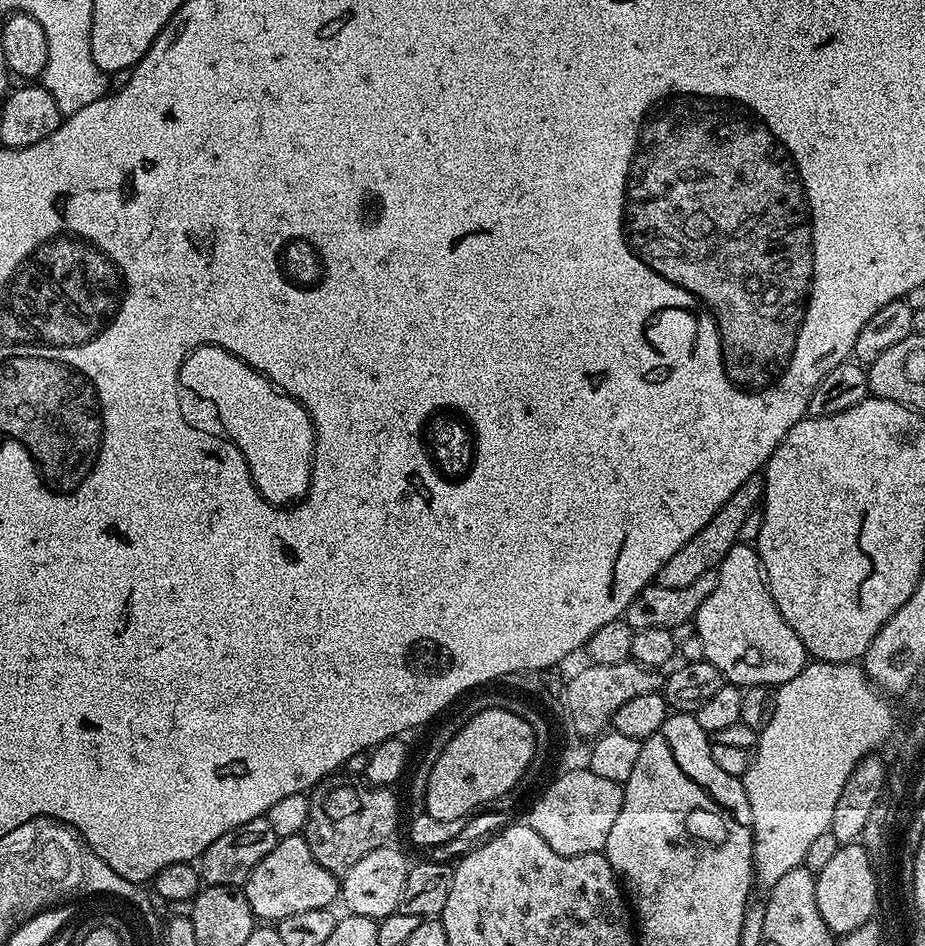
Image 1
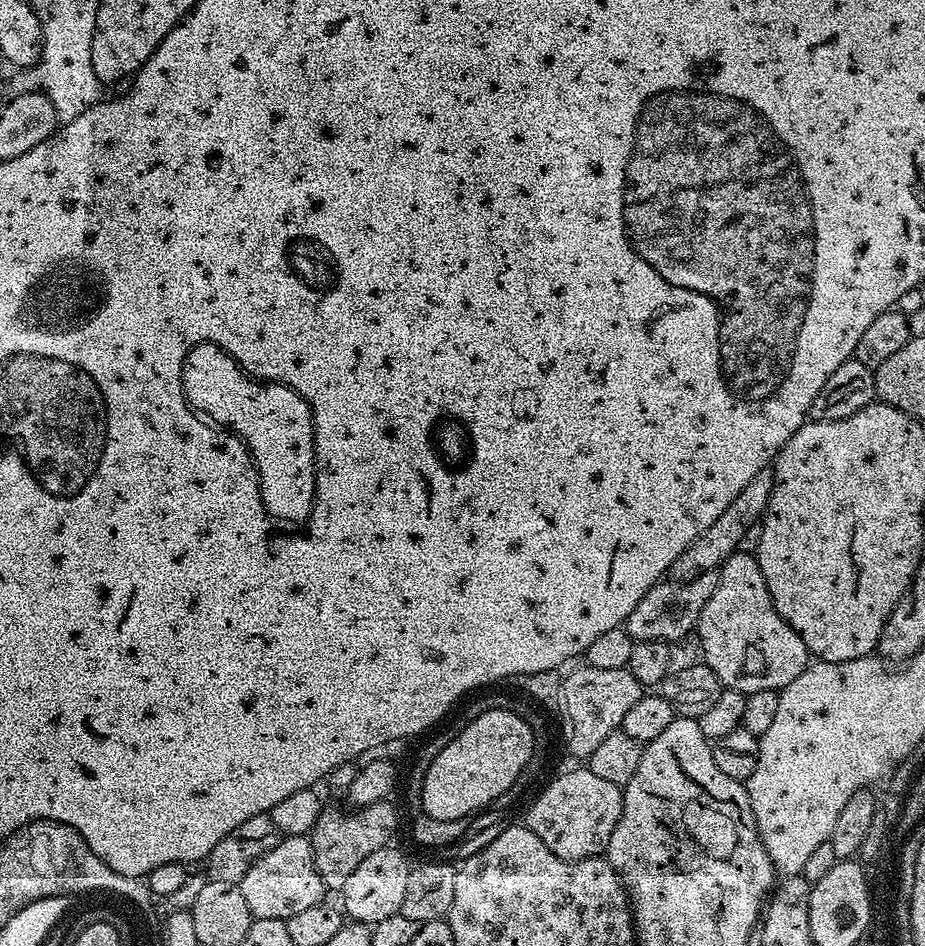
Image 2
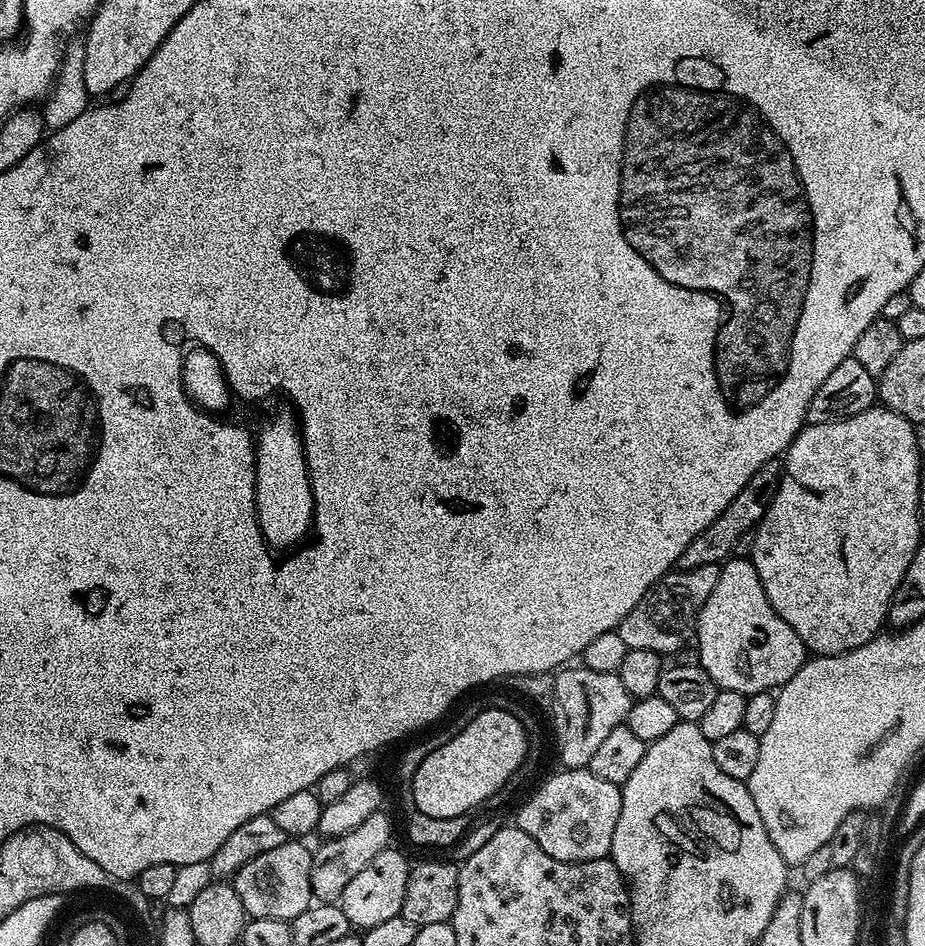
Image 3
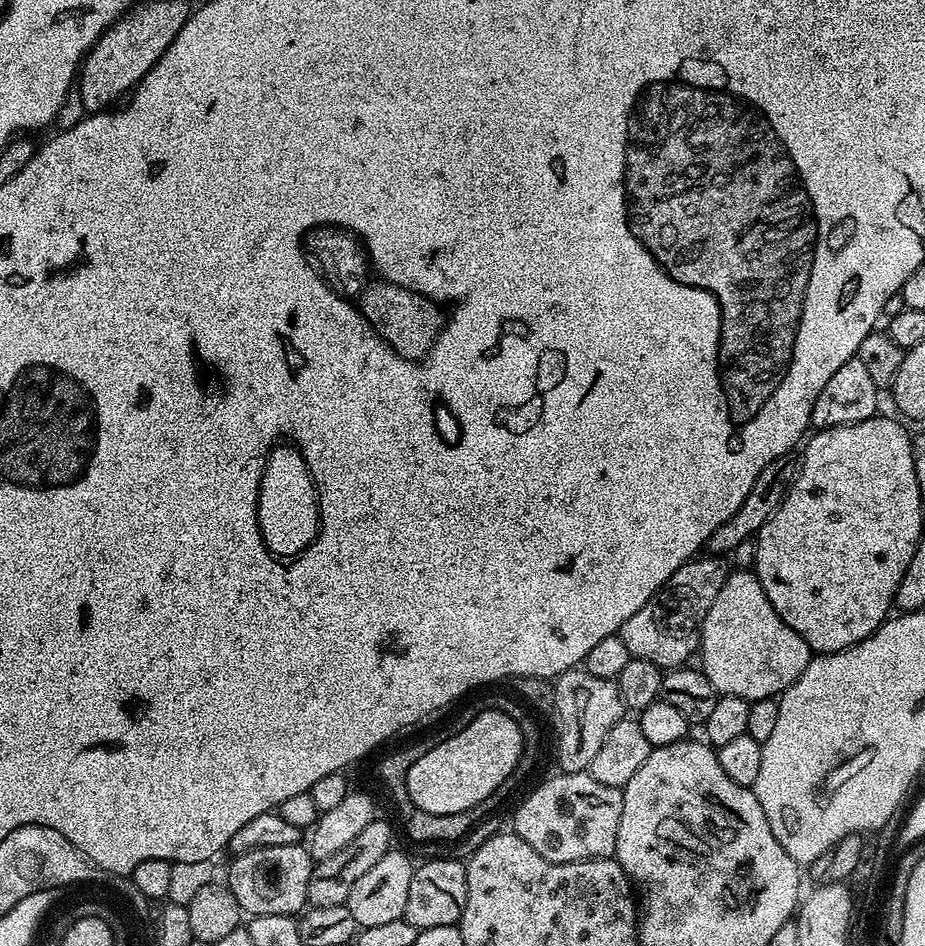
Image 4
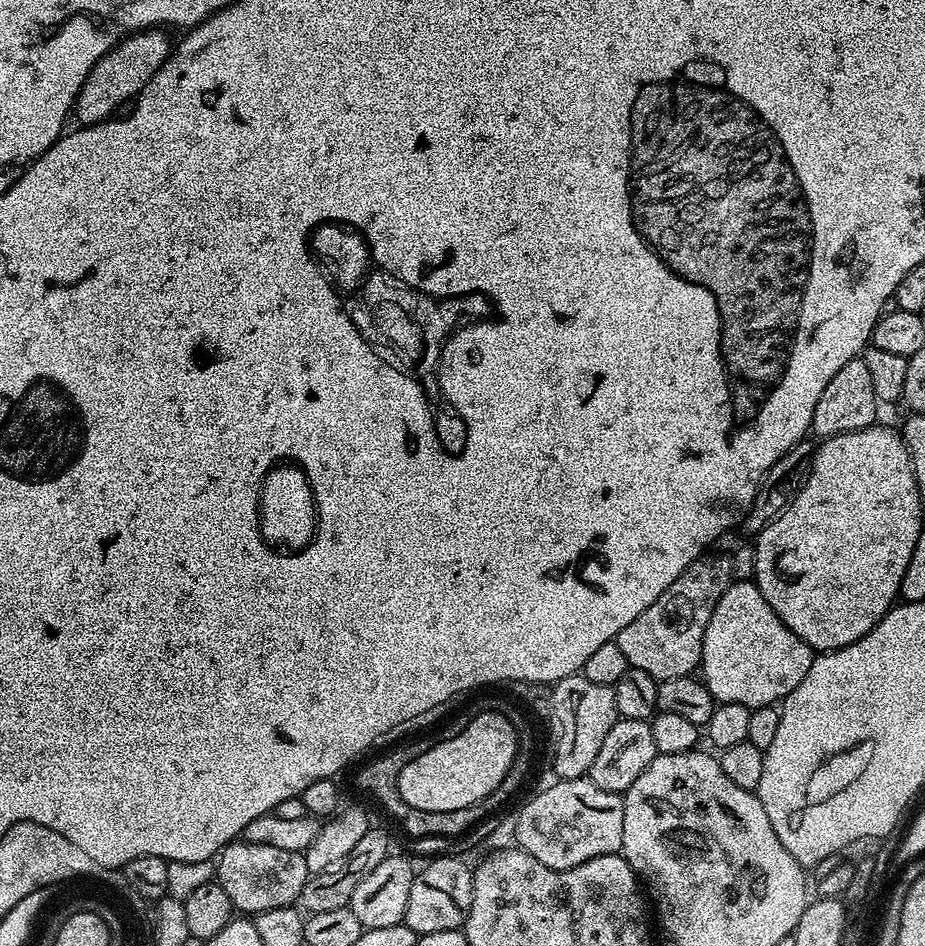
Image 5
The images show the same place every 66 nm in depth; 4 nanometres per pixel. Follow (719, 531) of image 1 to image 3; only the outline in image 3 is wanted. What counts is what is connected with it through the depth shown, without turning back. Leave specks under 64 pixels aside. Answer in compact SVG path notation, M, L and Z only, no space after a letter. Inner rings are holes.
M781 461L766 462L762 466L762 470L758 470L758 474L754 474L754 478L750 478L750 482L746 482L746 486L742 486L738 498L734 498L734 502L730 502L730 506L726 506L724 513L710 526L706 526L706 530L702 530L702 534L698 534L694 538L694 542L690 542L690 546L686 546L686 550L678 561L679 567L685 570L707 564L721 565L725 560L733 559L735 546L741 541L742 534L755 529L759 524L760 519L766 514L770 502L776 497L776 491L780 489L781 479Z

